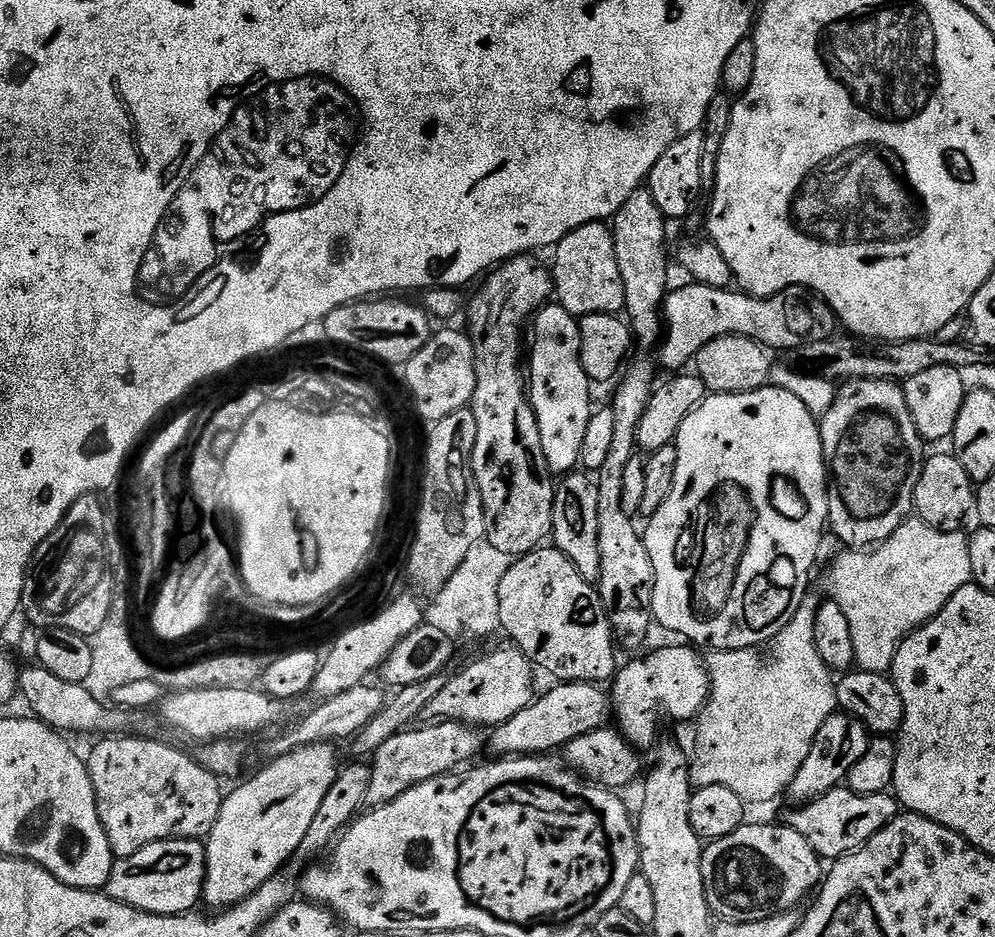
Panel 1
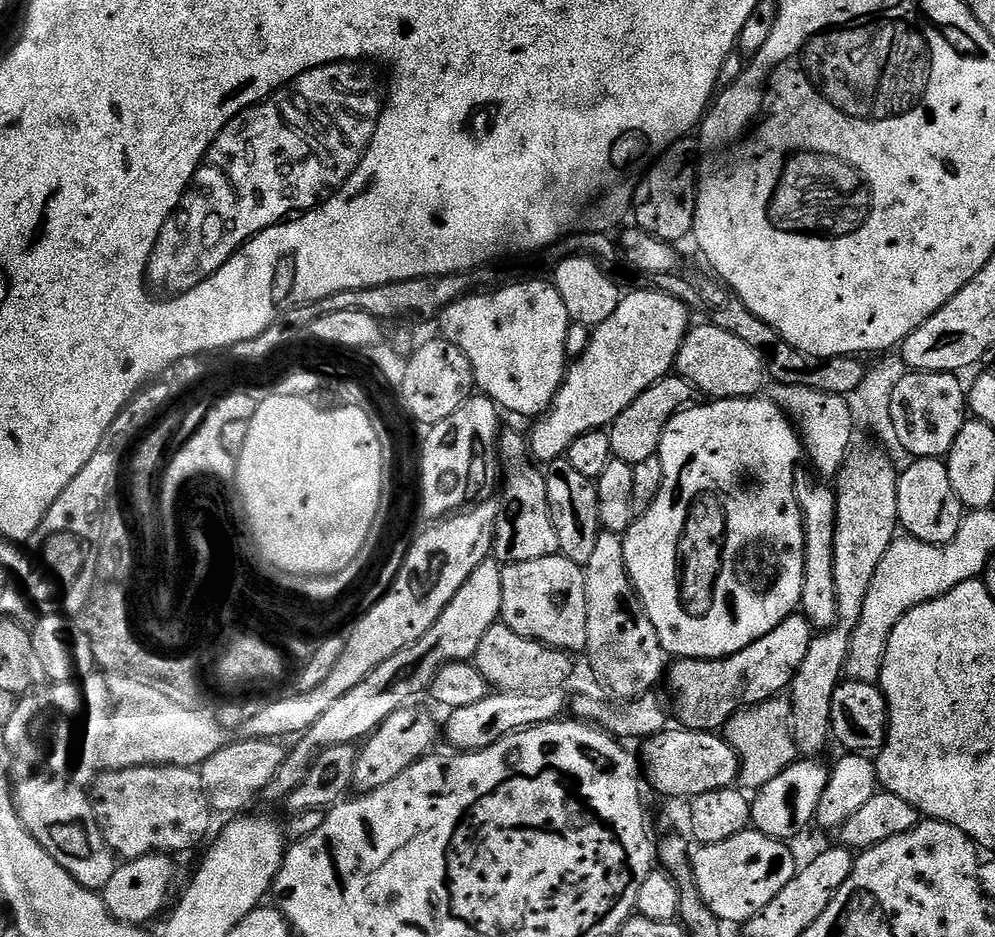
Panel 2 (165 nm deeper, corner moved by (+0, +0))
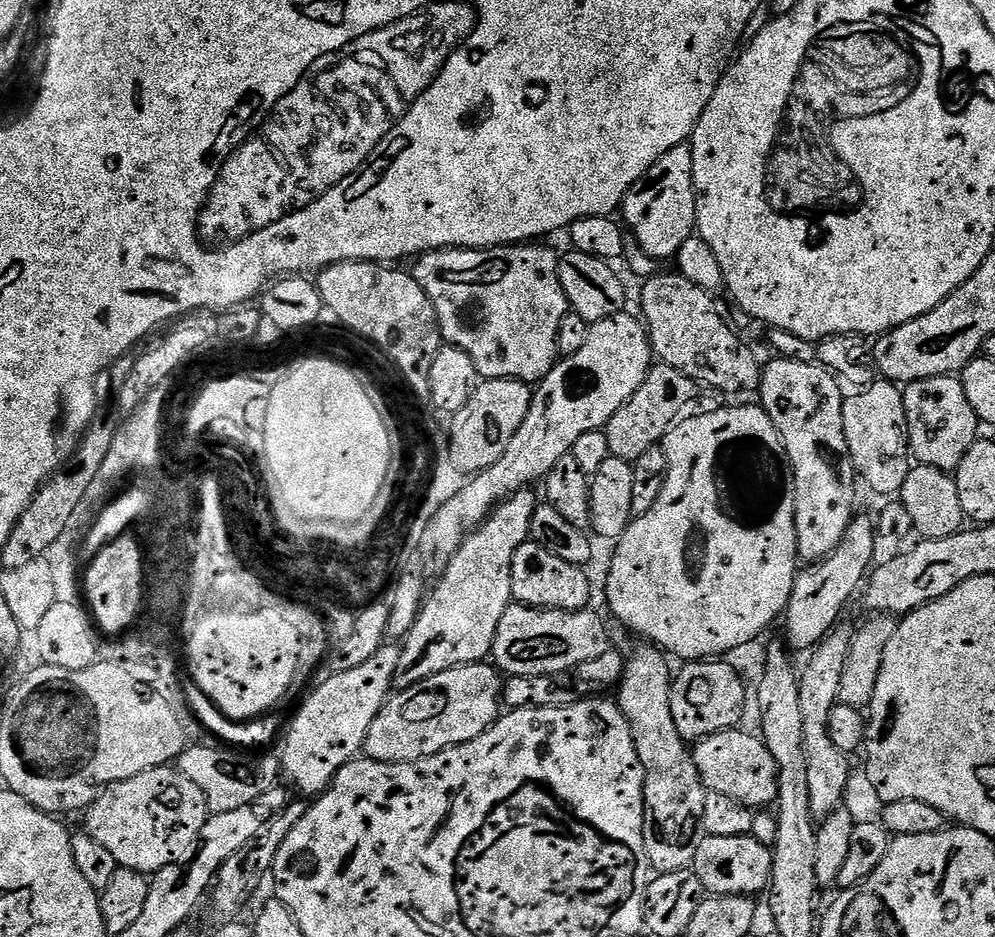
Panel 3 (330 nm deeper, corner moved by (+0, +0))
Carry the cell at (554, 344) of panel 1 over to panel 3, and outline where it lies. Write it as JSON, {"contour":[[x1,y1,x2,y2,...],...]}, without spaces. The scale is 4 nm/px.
{"contour":[[525,242,522,244,510,244,498,248,437,248,435,252,423,253,415,261,414,275,418,286,426,290,430,302,436,311,436,321,440,323,440,338,445,345,461,348,470,354,470,358,476,367,477,377,484,380,523,380,525,384,532,386,543,380,545,374,556,365,558,353,556,350,556,339,558,338,558,326,560,319,570,311,568,299,560,285,560,261,557,253,543,248,540,242]]}

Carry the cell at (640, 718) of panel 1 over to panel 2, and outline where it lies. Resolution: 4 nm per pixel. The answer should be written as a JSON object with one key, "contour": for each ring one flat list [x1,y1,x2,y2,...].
{"contour":[[793,614,787,616,778,627,770,630,770,634,759,636,750,646,746,646,741,652,734,653,733,656,724,656,721,660,692,660,680,658,675,661,676,665,671,665,667,673,667,683,672,683,672,688,676,691,676,704,674,700,674,716,676,716,683,727,699,732,716,732,723,729,728,721,741,711,744,699,748,699,749,705,755,706,763,704,765,700,770,700,781,695,780,691,787,689,796,676,798,666,802,666,802,658,806,658,806,650,810,650,814,627,803,614]]}

